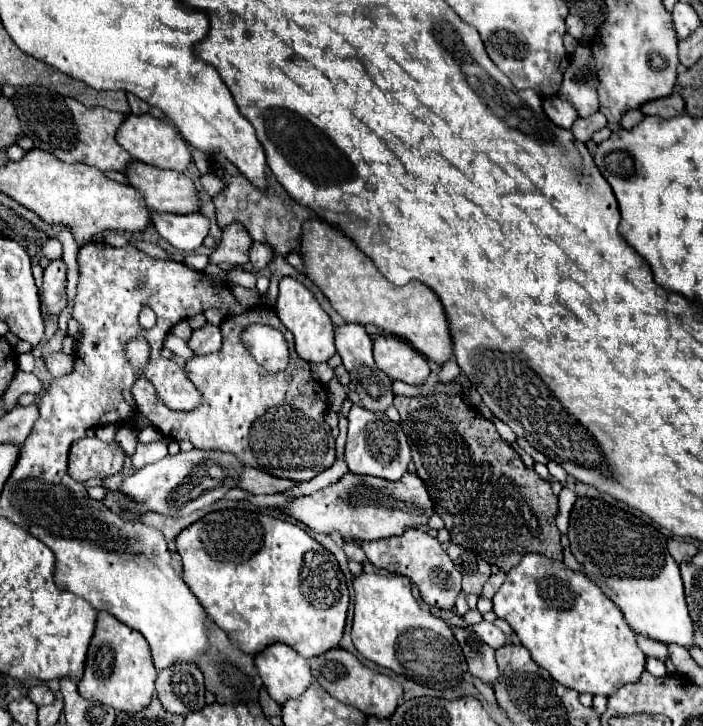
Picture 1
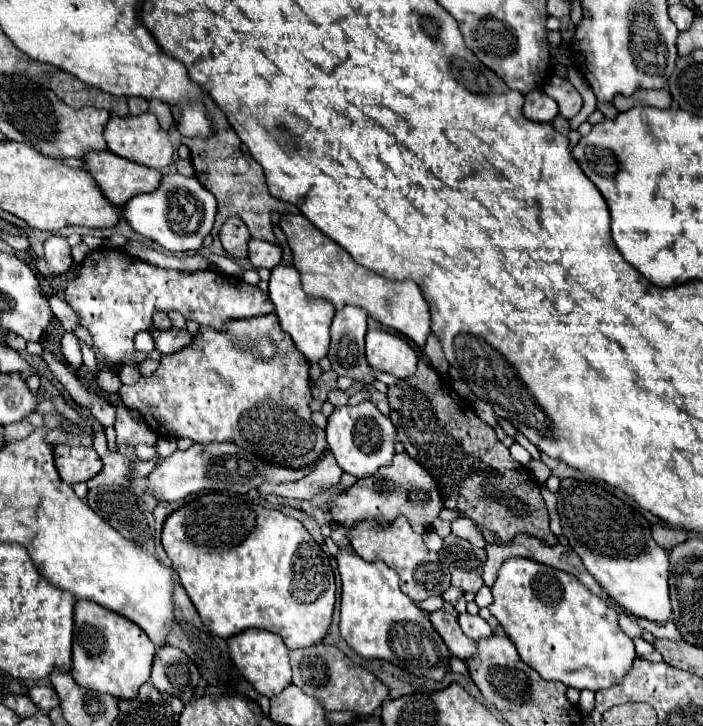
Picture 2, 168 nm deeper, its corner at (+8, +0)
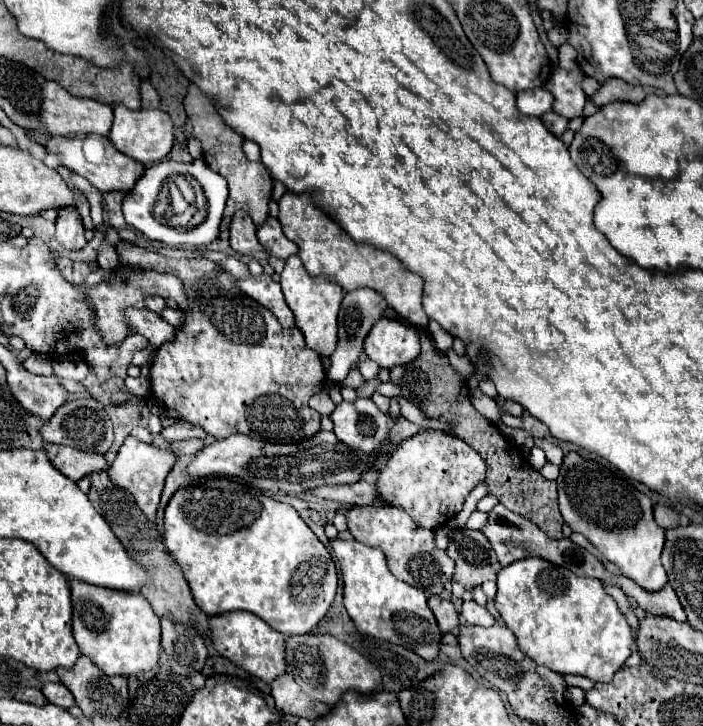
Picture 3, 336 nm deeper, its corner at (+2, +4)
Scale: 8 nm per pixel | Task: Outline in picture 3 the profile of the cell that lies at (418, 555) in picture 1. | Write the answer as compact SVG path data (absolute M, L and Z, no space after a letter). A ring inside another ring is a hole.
M381 504L381 506L353 506L347 512L347 524L353 538L361 544L381 548L387 566L391 574L397 576L397 580L403 580L419 590L423 590L427 596L441 594L445 582L451 580L455 564L445 554L445 550L439 550L435 546L433 530L421 528L403 508L397 508L393 504Z

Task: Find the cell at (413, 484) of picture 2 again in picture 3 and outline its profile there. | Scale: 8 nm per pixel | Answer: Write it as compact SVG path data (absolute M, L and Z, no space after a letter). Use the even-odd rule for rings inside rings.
M423 430L403 440L387 464L379 470L377 486L385 502L409 512L419 526L437 528L455 518L469 492L485 480L485 460L463 440L449 432Z

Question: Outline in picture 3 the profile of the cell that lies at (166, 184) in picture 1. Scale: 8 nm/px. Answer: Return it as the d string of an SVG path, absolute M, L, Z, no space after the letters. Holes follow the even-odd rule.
M29 130L29 134L47 150L59 156L59 162L69 168L71 172L87 178L99 192L111 192L111 190L121 190L129 192L139 176L145 172L145 166L135 162L133 158L121 154L107 136L99 134L73 134L73 136L49 136L47 132L39 130Z

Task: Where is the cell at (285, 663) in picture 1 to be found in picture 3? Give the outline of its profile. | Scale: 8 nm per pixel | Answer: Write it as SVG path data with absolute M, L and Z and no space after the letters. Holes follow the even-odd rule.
M225 612L217 616L209 616L211 624L211 642L213 648L229 658L233 664L245 668L249 674L261 678L263 682L271 682L275 676L285 672L285 636L275 632L271 626L267 626L259 616L253 616L251 612Z

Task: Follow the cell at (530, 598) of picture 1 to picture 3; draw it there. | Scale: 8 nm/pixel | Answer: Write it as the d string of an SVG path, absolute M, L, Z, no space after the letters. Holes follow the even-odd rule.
M523 558L499 570L495 608L507 628L517 636L519 648L537 664L559 674L577 674L591 678L593 682L607 682L631 656L635 646L633 630L617 608L617 602L603 590L603 584L597 578L577 576L571 570L555 566L543 558Z

